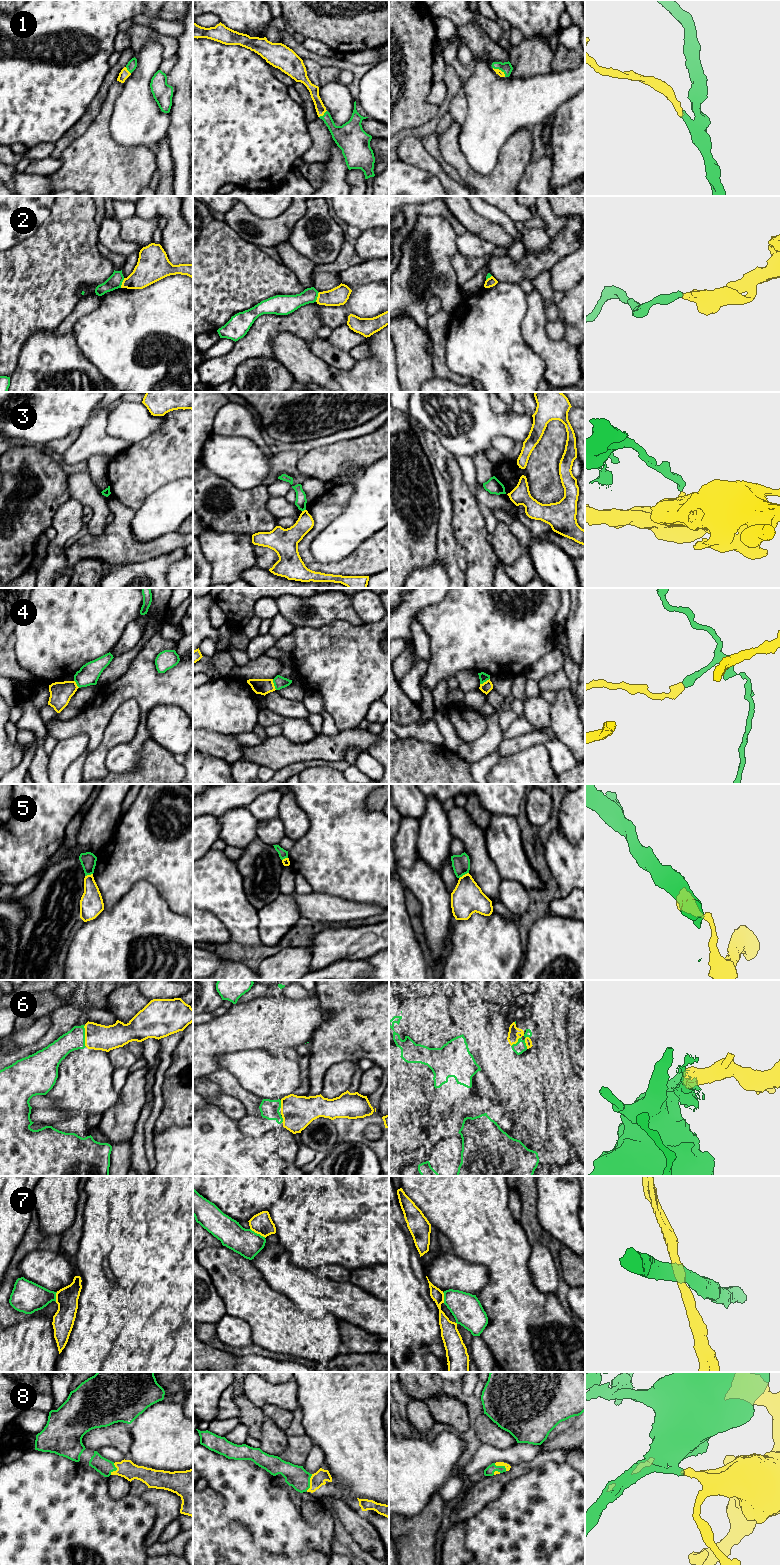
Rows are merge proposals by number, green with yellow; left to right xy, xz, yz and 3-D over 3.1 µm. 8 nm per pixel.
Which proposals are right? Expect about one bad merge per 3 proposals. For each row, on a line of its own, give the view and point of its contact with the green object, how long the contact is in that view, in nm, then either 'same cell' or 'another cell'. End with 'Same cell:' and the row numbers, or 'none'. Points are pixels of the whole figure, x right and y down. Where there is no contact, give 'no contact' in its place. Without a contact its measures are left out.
1: xz (324, 114) | 90 nm | same cell
2: xy (121, 283) | 90 nm | another cell
3: xz (303, 510) | 40 nm | another cell
4: xz (274, 684) | 90 nm | another cell
5: yz (463, 874) | 90 nm | another cell
6: xy (84, 1036) | 180 nm | same cell
7: xz (258, 1234) | 150 nm | another cell
8: xz (309, 1482) | 140 nm | same cell
Same cell: 1, 6, 8

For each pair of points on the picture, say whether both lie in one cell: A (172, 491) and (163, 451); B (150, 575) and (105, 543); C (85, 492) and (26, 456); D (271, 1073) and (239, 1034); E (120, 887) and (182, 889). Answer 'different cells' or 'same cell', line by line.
A: different cells
B: different cells
C: different cells
D: different cells
E: same cell

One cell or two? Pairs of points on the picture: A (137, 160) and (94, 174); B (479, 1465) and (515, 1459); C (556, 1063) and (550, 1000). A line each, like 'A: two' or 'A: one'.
A: one
B: one
C: one

